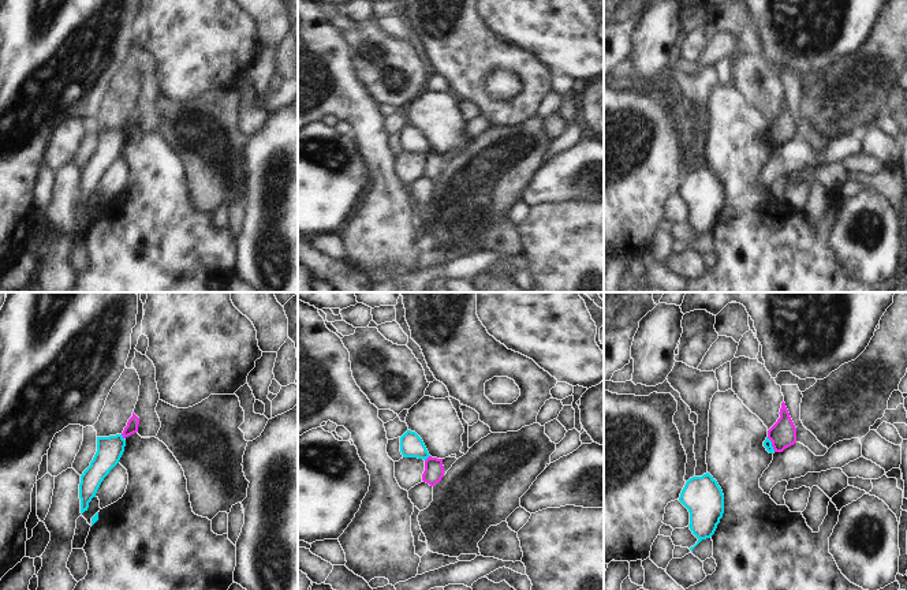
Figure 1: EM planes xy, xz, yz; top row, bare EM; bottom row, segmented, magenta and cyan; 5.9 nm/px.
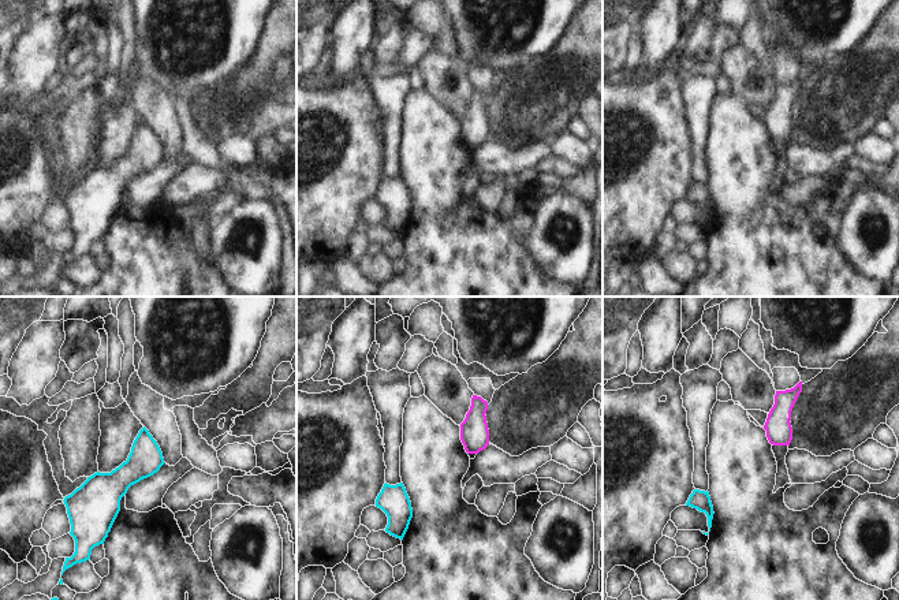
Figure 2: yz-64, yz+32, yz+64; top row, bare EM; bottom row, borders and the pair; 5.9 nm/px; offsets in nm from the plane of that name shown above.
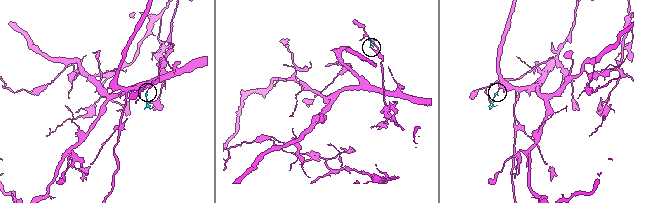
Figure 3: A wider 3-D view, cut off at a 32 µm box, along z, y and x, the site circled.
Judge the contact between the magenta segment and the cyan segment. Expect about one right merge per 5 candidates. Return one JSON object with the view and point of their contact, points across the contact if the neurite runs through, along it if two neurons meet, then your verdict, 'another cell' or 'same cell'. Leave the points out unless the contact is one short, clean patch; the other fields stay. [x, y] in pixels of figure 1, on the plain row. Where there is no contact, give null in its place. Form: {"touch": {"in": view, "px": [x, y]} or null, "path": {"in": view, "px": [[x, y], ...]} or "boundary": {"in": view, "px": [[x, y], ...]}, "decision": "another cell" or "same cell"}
{"touch": {"in": "xz", "px": [428, 152]}, "boundary": {"in": "xz", "px": [[429, 149], [425, 155]]}, "decision": "another cell"}

